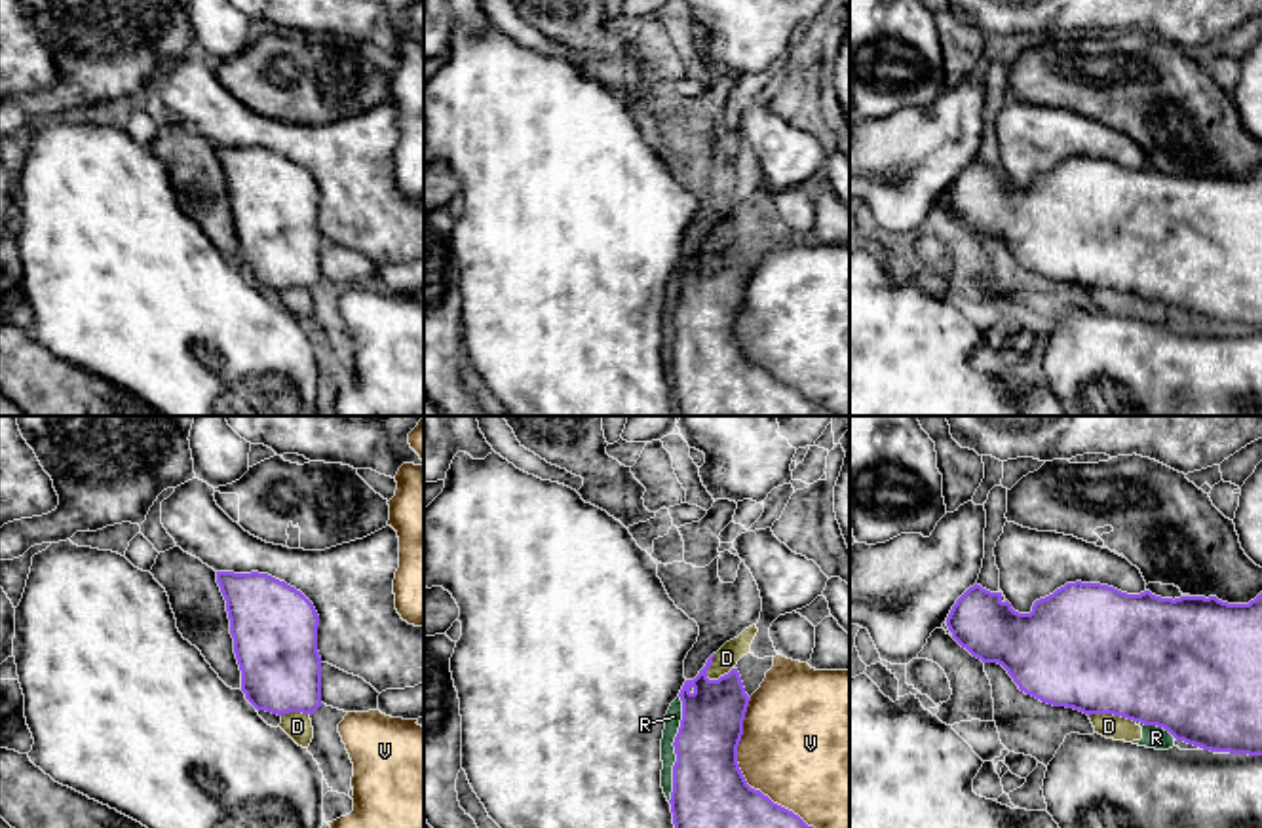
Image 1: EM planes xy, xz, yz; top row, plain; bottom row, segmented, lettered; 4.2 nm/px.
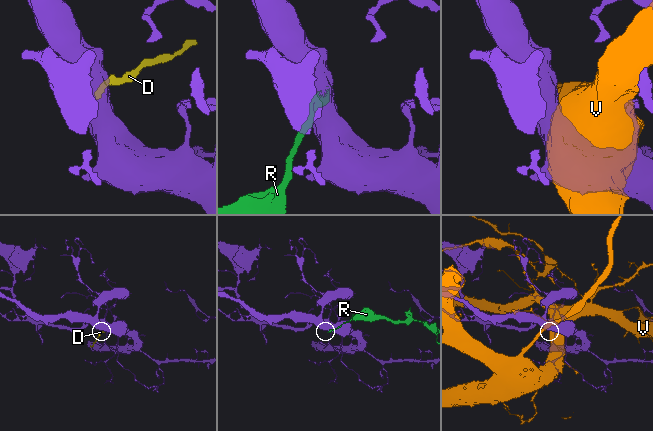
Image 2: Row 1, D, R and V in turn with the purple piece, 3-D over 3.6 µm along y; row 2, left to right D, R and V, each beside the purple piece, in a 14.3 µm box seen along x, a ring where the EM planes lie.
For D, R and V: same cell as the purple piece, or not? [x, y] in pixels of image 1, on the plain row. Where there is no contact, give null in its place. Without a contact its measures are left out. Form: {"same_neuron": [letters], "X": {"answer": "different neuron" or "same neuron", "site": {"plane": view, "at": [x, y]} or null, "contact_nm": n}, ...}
{"same_neuron": [], "D": {"answer": "different neuron", "site": {"plane": "xz", "at": [721, 251]}, "contact_nm": 130}, "R": {"answer": "different neuron", "site": {"plane": "xz", "at": [675, 323]}, "contact_nm": 460}, "V": {"answer": "different neuron", "site": {"plane": "xz", "at": [747, 359]}, "contact_nm": 700}}

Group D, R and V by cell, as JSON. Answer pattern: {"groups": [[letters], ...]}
{"groups": [["D", "R"], ["V"]]}

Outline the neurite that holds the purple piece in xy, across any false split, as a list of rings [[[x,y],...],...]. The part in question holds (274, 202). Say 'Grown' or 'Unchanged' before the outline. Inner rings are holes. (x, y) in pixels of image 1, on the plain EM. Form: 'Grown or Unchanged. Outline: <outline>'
Unchanged. Outline: [[[217,146],[217,158],[226,175],[245,273],[277,291],[314,289],[323,279],[314,179],[268,148]]]

